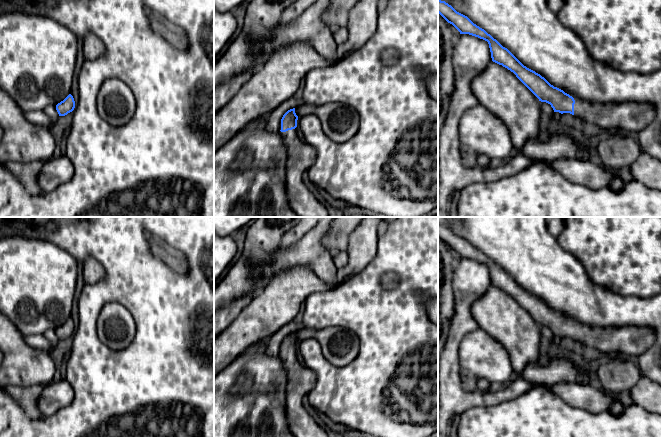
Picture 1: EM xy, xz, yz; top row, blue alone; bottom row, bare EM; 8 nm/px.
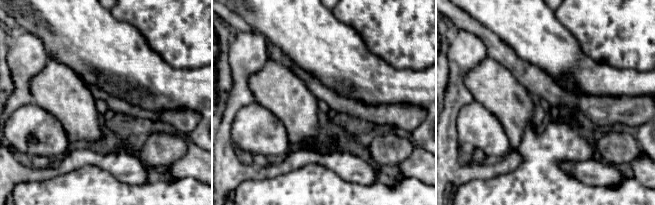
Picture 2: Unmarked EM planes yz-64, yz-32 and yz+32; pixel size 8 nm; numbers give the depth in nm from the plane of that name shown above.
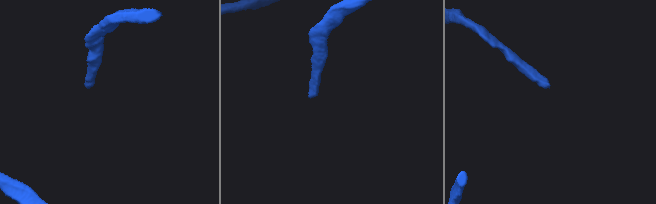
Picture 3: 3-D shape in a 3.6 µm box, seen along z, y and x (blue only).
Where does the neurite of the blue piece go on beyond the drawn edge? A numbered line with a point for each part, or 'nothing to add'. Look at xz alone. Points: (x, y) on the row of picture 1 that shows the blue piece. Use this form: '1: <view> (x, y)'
1: xz (301, 156)

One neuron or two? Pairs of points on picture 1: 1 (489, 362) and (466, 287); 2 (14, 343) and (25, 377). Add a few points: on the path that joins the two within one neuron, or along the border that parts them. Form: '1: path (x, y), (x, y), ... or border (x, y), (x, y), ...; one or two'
1: border (478, 327), (468, 332), (460, 343); two
2: path (16, 351), (25, 369); one

